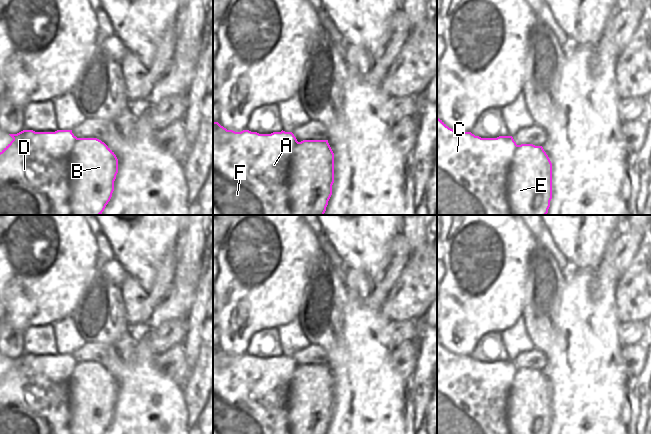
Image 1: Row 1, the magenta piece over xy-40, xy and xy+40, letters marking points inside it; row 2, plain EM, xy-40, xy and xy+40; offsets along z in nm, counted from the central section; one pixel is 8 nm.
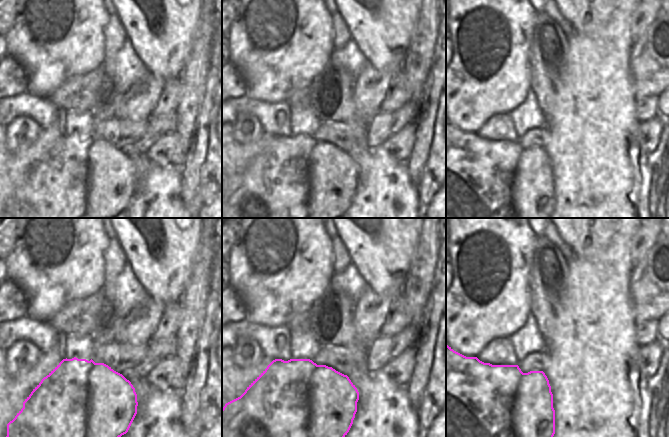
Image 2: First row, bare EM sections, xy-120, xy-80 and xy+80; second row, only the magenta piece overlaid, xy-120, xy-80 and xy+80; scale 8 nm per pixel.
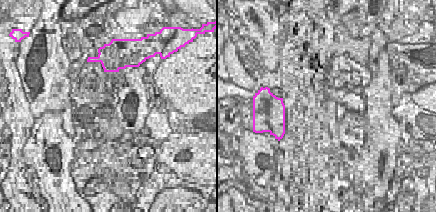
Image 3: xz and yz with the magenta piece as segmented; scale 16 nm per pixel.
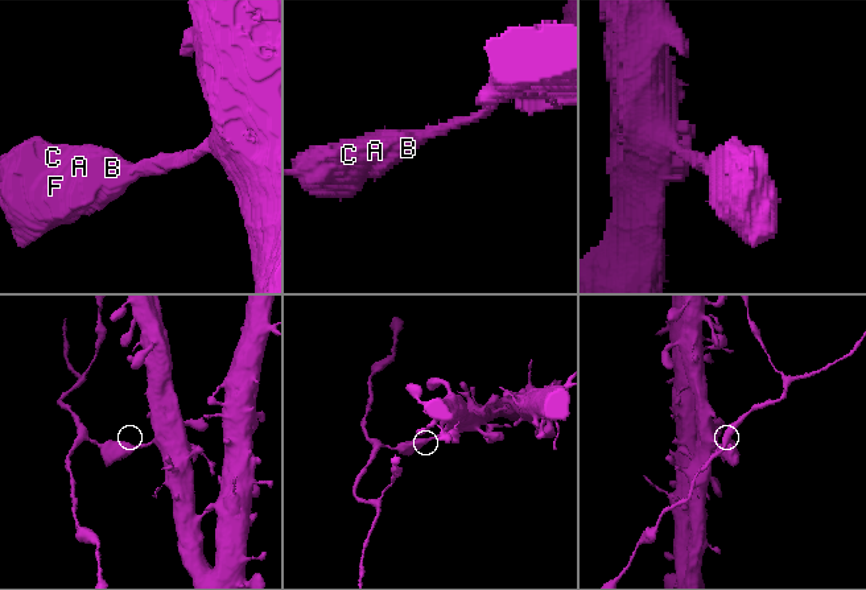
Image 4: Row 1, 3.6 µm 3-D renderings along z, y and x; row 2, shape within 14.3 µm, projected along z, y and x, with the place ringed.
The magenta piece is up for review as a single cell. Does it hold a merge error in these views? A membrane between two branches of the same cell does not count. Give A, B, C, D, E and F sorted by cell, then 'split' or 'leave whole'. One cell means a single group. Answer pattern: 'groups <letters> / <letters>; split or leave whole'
groups A C D F / B E; split

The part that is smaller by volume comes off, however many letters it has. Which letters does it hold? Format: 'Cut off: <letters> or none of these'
Cut off: A, C, D, F.

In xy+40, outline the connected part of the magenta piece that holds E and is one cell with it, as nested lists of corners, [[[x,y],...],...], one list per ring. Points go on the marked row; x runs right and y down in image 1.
[[[518,145],[508,169],[506,197],[512,215],[546,215],[552,199],[552,163],[542,146]]]

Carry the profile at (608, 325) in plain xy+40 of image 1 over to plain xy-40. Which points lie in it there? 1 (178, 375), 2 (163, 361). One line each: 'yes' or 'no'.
1: no
2: no

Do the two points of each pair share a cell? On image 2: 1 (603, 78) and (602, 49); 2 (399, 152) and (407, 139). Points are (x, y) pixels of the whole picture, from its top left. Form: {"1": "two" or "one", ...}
{"1": "one", "2": "one"}

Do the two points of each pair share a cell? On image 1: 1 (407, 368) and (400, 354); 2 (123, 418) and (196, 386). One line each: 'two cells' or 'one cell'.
1: one cell
2: two cells

